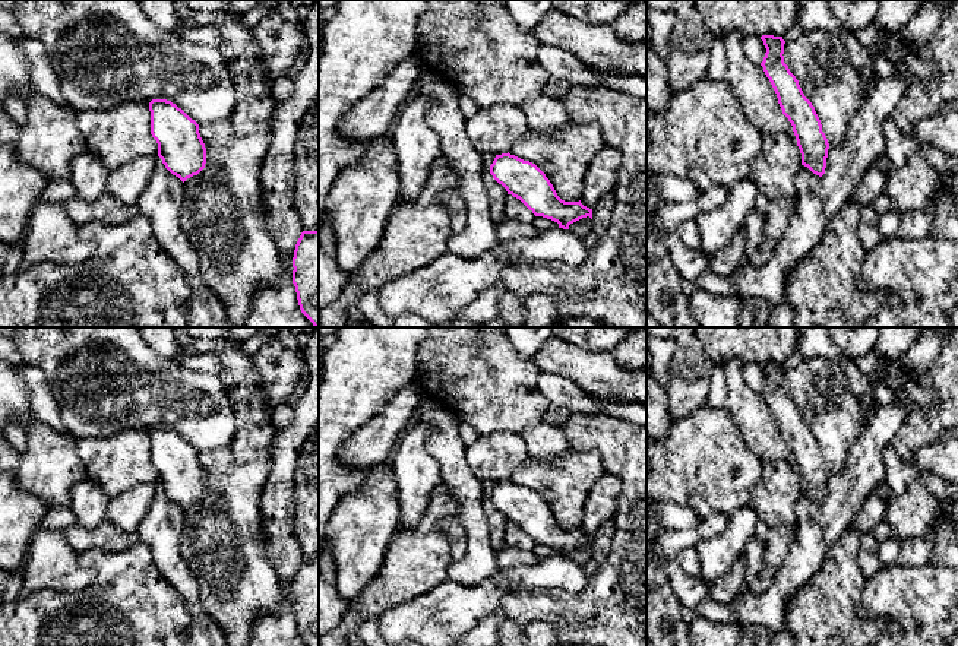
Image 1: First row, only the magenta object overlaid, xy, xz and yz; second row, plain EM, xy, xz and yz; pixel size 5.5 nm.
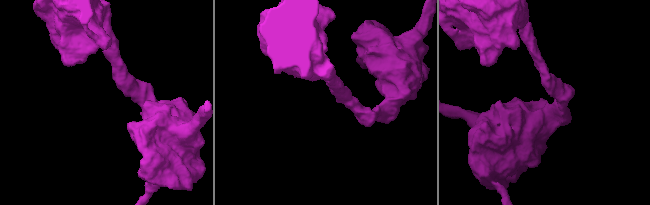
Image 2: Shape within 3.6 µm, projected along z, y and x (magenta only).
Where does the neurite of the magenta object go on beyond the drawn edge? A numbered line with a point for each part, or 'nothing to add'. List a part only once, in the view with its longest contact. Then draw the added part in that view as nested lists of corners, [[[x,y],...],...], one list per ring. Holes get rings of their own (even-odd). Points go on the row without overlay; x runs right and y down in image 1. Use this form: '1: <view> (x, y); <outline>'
nothing to add

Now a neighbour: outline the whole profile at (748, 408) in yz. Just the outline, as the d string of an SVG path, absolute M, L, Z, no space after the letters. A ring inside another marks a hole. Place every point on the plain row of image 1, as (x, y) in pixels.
M734 357L720 362L727 386L724 408L740 430L750 450L762 460L788 460L797 471L793 453L782 441L777 421L763 395L755 392L743 377L744 364Z

